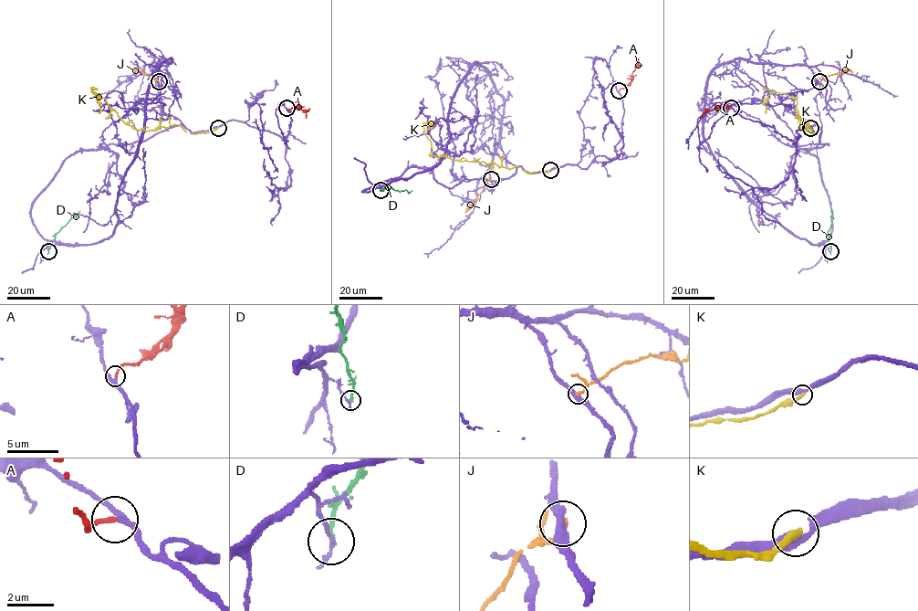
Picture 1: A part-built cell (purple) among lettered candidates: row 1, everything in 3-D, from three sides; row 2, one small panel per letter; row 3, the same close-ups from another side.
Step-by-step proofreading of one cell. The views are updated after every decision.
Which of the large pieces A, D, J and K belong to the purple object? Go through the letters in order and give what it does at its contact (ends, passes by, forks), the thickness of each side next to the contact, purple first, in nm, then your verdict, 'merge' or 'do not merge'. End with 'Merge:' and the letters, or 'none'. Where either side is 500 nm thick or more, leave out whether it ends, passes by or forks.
A: it ends | 240/190 nm | merge
D: it ends | 150/200 nm | do not merge
J: it ends | 360/220 nm | do not merge
K: it ends | 380/320 nm | do not merge
Merge: A

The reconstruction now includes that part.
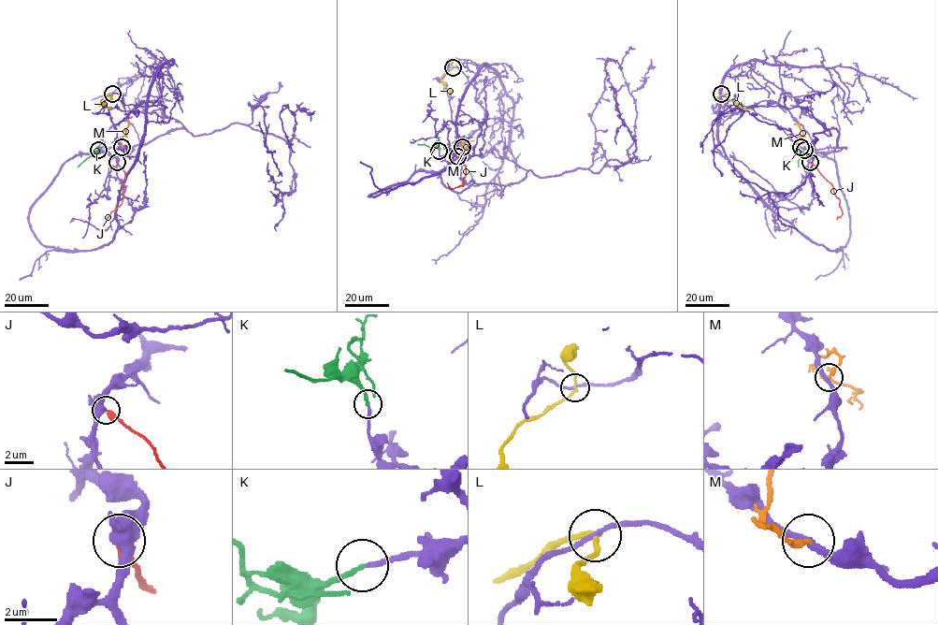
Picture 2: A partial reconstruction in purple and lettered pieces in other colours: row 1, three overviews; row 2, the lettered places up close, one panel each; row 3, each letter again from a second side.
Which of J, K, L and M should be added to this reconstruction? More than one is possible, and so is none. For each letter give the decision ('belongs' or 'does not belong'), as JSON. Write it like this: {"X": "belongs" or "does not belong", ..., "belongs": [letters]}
{"J": "does not belong", "K": "belongs", "L": "does not belong", "M": "does not belong", "belongs": ["K"]}

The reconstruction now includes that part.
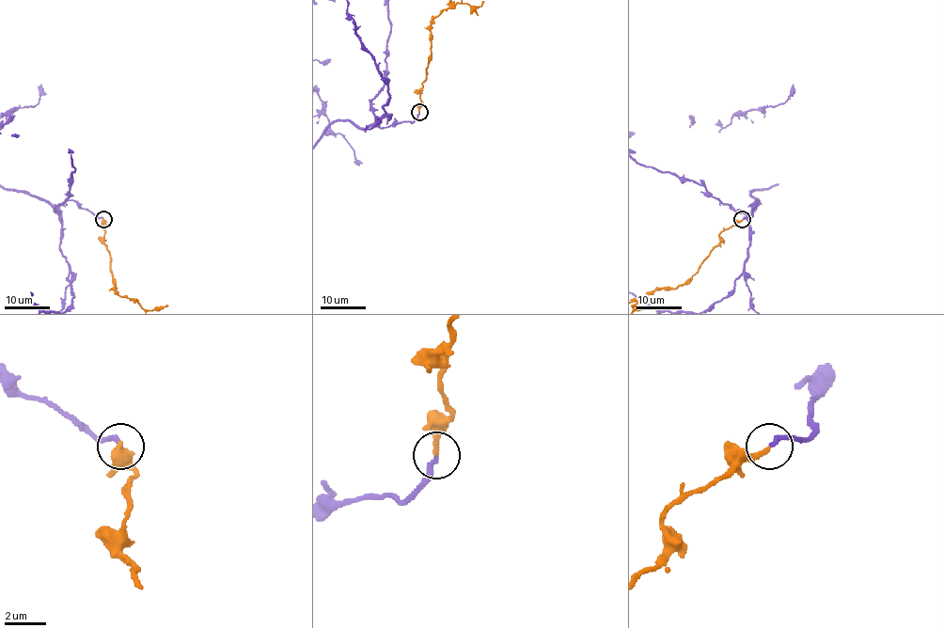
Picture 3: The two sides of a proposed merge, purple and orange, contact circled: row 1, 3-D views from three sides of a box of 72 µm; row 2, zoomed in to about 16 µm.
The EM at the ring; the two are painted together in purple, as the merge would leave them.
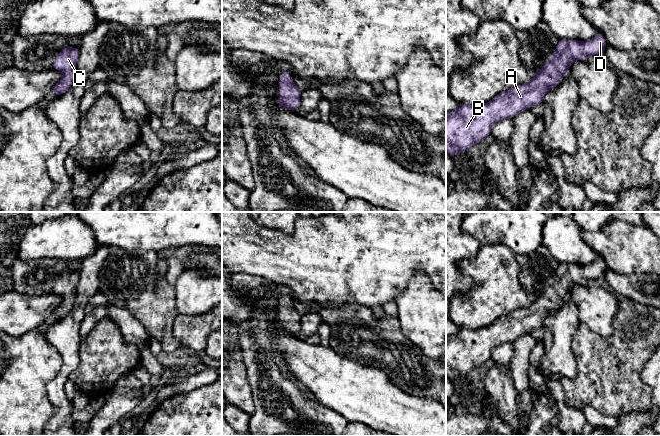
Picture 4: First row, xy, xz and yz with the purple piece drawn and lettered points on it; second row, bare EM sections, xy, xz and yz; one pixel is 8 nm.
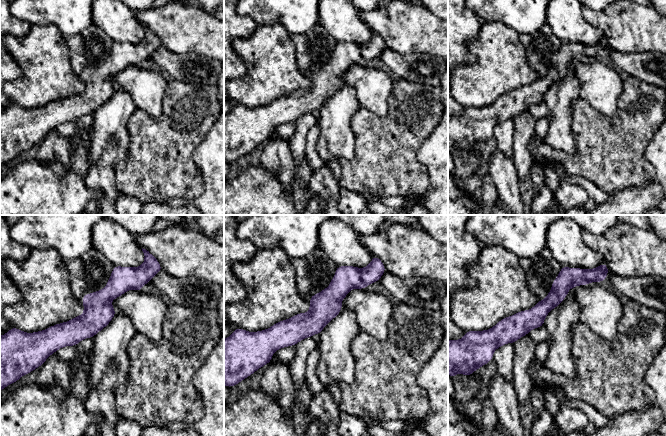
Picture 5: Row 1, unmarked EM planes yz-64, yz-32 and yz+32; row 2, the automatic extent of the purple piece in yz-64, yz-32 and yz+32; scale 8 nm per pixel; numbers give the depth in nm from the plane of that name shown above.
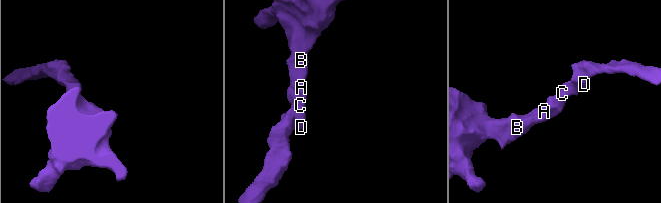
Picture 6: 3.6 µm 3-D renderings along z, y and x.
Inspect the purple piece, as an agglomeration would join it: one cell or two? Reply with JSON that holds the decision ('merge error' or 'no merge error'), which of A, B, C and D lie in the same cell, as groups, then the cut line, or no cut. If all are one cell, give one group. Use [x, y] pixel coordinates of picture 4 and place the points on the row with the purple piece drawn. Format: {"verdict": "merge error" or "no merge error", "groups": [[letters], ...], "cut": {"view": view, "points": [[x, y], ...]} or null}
{"verdict": "no merge error", "groups": [["A", "B", "C", "D"]], "cut": null}

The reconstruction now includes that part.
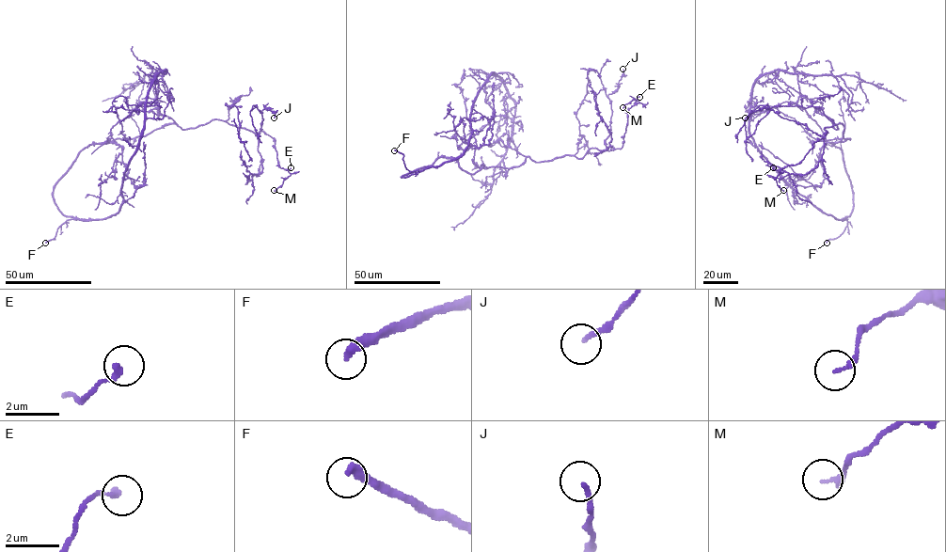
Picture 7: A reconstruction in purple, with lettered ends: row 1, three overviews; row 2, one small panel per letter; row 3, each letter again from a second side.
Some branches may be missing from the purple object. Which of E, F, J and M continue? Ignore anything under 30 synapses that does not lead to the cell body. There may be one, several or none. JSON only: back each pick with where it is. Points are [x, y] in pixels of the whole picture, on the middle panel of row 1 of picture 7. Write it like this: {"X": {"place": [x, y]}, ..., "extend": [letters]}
{"F": {"place": [394, 150]}, "extend": ["F"]}

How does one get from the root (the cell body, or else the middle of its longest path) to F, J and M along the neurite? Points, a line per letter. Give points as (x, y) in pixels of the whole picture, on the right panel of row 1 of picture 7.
F: (850, 213), (843, 232), (827, 243)
J: (850, 213), (833, 145), (850, 139), (842, 123), (831, 119), (822, 136), (768, 108), (745, 118)
M: (850, 213), (852, 185), (833, 145), (850, 139), (831, 119), (802, 160), (780, 172), (783, 190)

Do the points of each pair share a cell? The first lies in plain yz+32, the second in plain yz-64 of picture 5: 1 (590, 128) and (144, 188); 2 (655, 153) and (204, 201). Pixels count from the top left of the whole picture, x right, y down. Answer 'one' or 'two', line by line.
1: one
2: one

